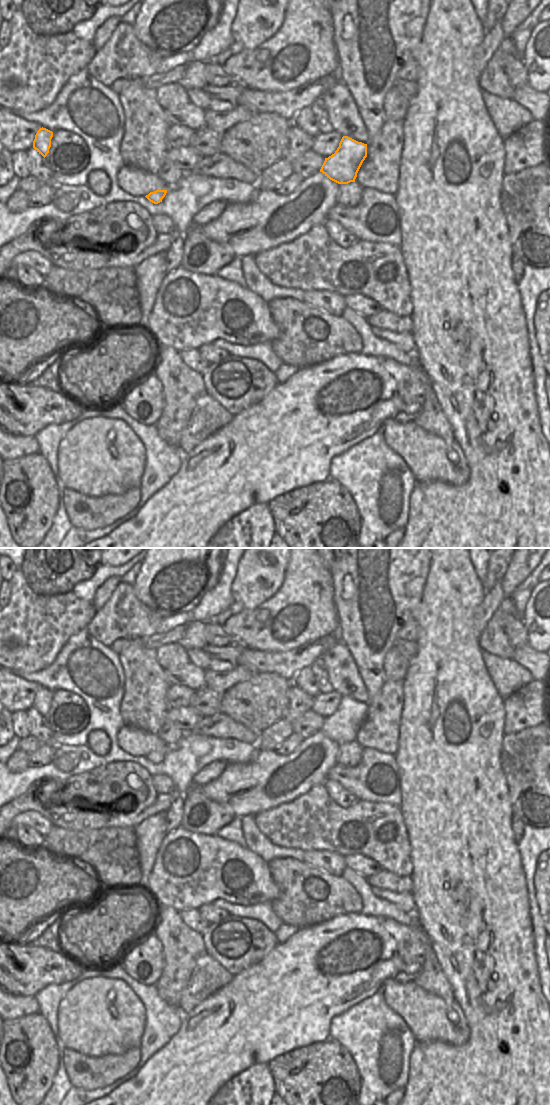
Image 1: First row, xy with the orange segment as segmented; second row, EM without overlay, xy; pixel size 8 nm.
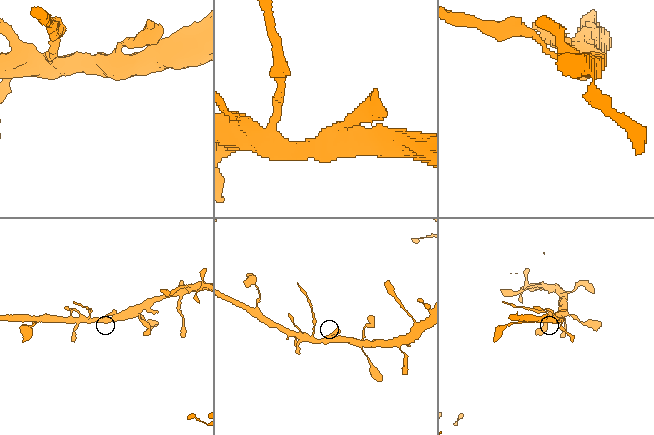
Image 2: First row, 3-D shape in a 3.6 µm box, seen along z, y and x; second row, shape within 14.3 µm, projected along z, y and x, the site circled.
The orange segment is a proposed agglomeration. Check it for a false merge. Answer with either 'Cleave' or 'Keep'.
Cleave

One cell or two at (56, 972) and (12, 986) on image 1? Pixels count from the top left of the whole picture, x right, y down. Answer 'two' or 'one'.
one

